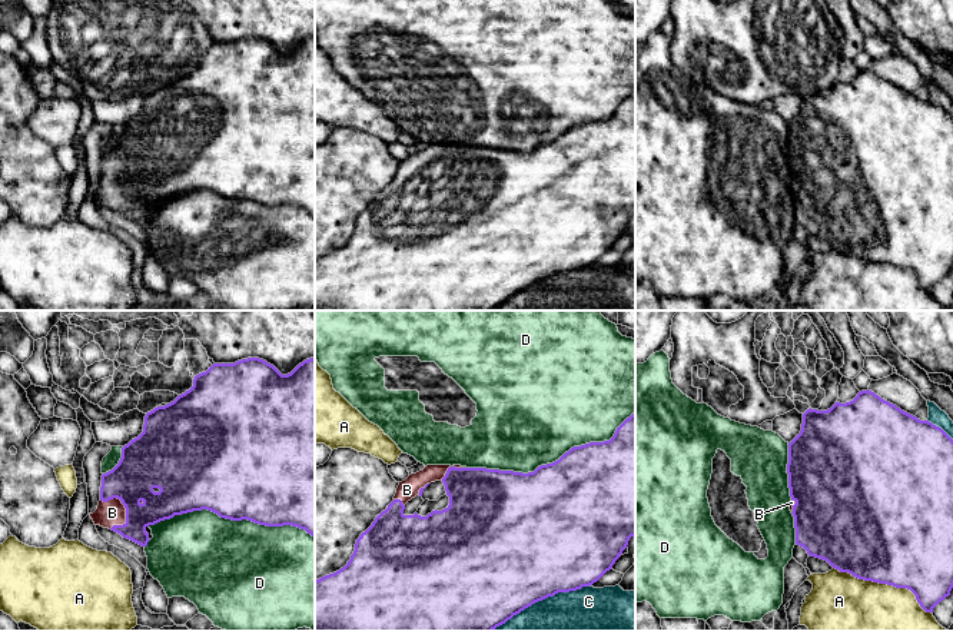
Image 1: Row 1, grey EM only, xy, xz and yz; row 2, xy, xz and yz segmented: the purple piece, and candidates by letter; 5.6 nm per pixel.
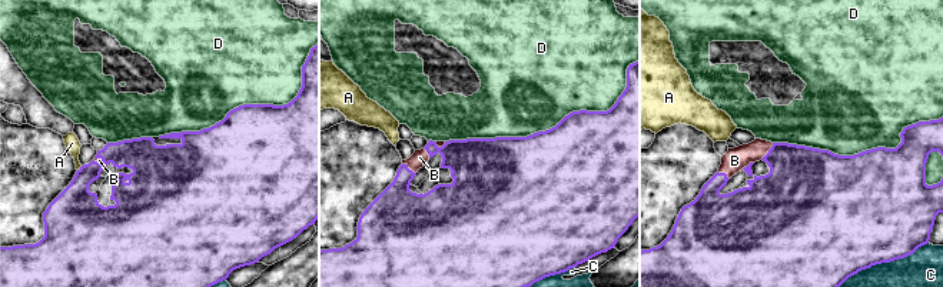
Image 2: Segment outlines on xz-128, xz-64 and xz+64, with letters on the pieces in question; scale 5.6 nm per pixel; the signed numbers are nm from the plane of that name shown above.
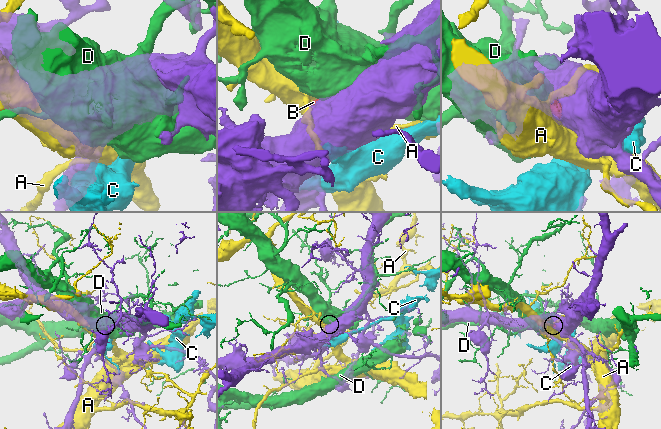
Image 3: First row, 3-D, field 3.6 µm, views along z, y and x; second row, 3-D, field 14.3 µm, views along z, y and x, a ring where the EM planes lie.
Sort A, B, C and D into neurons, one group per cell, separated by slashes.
A / B / C / D

